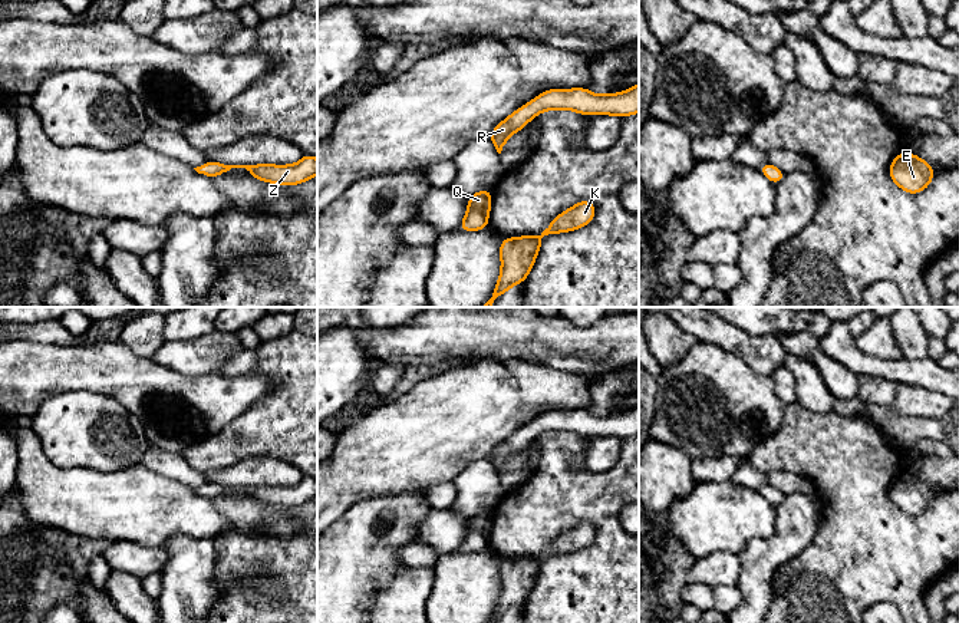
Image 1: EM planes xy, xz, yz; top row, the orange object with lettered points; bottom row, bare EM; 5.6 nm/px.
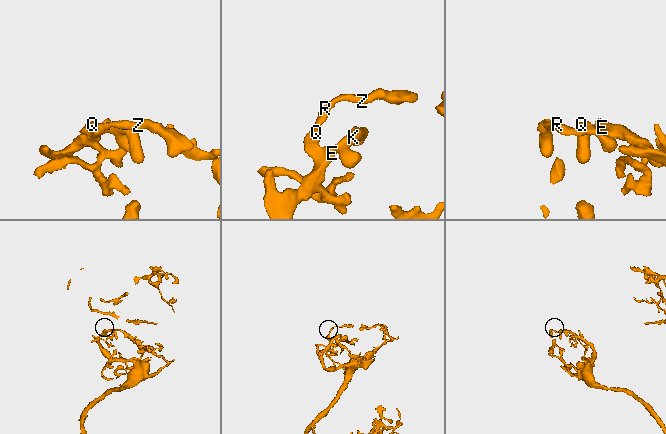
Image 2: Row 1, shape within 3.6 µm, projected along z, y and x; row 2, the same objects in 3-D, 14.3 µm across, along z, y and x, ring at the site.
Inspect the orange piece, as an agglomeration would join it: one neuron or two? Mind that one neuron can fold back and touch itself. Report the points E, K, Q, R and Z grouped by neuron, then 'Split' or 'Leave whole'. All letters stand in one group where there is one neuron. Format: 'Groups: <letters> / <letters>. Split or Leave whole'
Groups: E K Q R Z. Leave whole

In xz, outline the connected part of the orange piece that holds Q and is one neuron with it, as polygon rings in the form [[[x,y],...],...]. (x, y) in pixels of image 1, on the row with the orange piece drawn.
[[[484,189],[469,195],[467,214],[459,224],[462,231],[478,231],[488,227],[491,210],[491,189]]]

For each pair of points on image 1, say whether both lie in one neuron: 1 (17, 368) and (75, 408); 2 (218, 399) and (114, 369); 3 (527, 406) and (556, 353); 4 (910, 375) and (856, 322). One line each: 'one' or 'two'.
1: two
2: one
3: two
4: two

